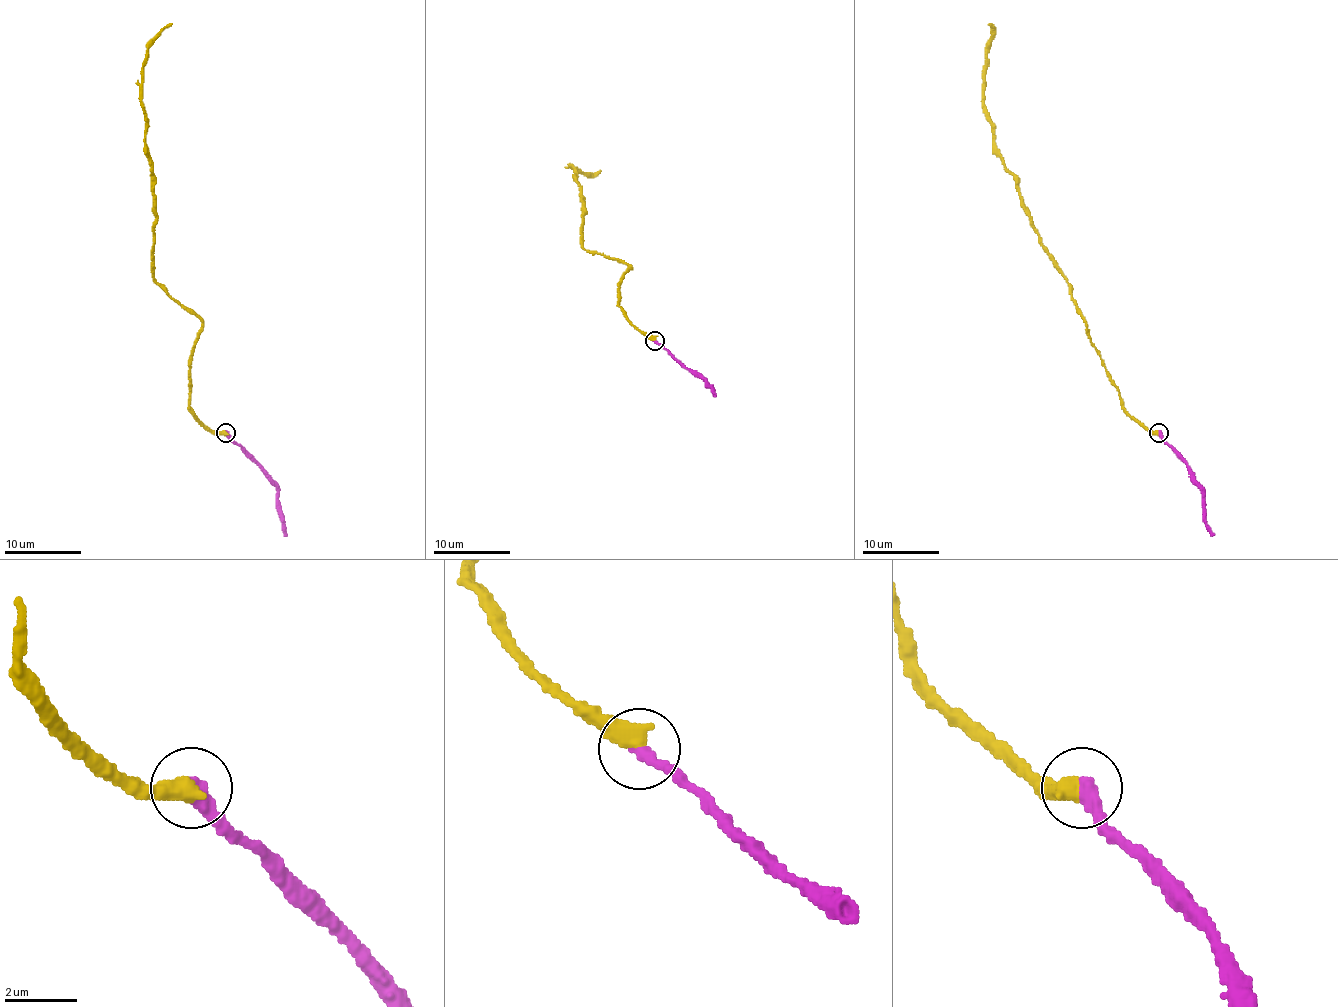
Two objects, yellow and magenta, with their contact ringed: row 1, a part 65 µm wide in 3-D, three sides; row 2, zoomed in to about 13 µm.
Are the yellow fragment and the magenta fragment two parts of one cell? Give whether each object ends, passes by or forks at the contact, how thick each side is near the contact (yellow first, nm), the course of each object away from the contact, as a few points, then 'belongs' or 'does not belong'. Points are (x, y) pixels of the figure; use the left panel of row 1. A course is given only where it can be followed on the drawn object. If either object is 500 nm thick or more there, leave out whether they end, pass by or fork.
500/440 nm | yellow via (225, 433), (211, 433), (190, 406), (202, 322), (154, 278), (141, 68), (147, 45), (171, 24) | magenta via (225, 433), (276, 484), (278, 513), (286, 536) | belongs

